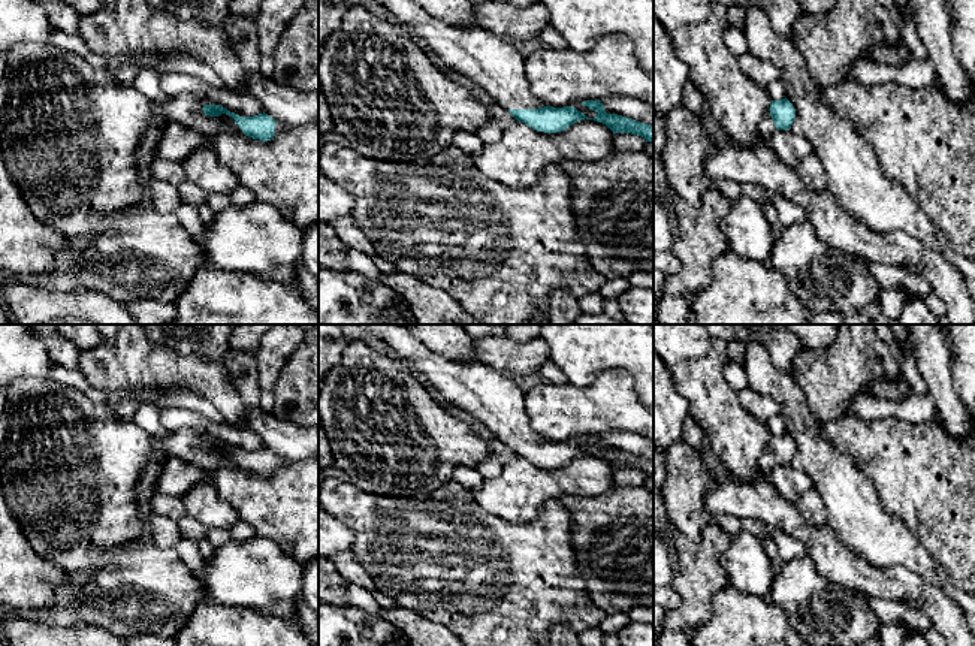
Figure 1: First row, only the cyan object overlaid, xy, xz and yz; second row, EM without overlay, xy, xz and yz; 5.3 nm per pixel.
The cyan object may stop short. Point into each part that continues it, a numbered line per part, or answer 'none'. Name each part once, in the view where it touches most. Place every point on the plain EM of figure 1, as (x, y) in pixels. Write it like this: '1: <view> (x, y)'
1: xz (492, 397)

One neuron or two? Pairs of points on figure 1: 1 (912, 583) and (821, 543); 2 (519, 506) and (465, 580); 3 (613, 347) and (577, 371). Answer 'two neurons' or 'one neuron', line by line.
1: one neuron
2: two neurons
3: one neuron

